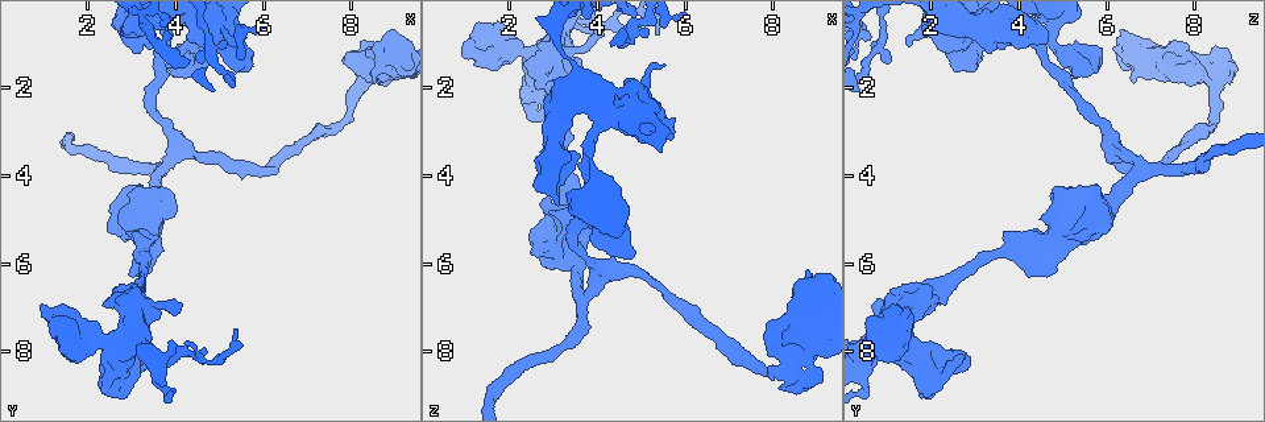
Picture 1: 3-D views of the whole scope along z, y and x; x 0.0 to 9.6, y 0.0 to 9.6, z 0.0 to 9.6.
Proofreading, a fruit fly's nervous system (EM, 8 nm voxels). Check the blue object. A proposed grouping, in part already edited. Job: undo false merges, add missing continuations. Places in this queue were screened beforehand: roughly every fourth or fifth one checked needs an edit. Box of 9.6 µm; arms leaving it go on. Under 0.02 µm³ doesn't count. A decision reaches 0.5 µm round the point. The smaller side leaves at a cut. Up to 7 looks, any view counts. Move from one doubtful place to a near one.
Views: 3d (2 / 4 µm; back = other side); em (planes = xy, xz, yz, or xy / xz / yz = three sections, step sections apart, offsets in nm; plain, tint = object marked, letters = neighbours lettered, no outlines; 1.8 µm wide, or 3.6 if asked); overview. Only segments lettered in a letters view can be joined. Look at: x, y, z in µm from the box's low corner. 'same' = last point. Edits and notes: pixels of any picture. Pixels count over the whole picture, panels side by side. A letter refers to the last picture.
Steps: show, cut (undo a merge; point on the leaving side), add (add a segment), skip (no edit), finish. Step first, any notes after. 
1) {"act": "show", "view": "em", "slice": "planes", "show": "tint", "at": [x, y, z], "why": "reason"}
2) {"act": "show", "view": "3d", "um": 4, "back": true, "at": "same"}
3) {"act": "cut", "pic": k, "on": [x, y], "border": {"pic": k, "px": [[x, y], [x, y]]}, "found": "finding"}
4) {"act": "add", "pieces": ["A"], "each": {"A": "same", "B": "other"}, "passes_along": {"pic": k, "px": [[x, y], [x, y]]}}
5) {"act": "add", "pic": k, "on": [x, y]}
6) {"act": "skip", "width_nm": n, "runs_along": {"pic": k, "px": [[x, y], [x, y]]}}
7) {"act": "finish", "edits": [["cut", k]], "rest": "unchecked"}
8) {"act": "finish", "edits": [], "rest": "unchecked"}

{"act": "show", "view": "em", "slice": "planes", "show": "letters", "at": [8.20, 1.70, 8.75], "why": "an open end"}

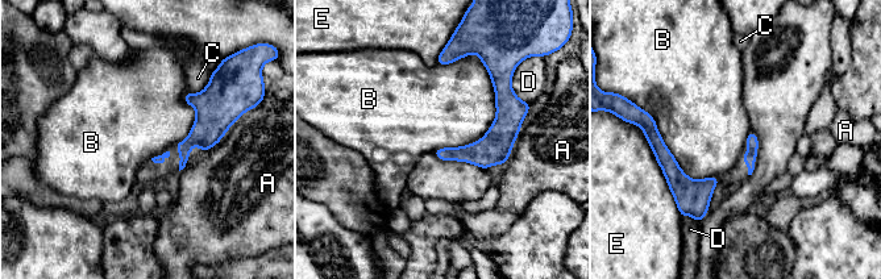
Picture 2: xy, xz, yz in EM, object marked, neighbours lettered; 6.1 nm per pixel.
{"act": "skip", "each": {"A": "other", "B": "other", "C": "other", "D": "other", "E": "other"}, "runs_along": {"pic": 2, "px": [[495, 82], [503, 128], [441, 155]]}, "found": "no lettered segment goes on from it"}

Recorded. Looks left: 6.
{"act": "show", "view": "em", "slice": "planes", "show": "letters", "at": [4.75, 1.15, 5.80], "why": "branch stops here"}

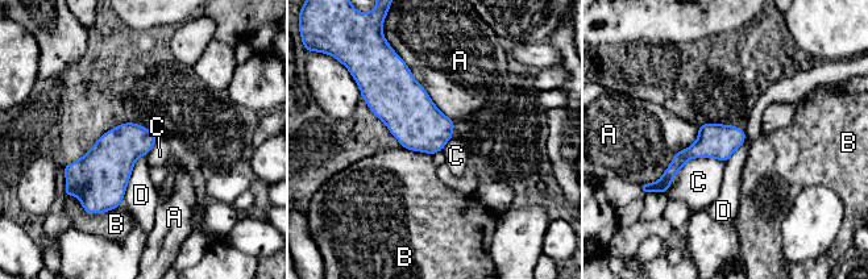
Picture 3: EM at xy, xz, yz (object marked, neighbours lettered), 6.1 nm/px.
{"act": "skip", "width_nm": 220, "each": {"A": "other", "B": "other", "C": "other", "D": "other"}, "runs_along": {"pic": 3, "px": [[742, 133], [688, 153], [665, 182]]}, "found": "no lettered segment goes on from it"}

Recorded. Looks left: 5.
{"act": "show", "view": "3d", "um": 4, "at": [4.75, 1.05, 0.90], "why": "arms part here"}

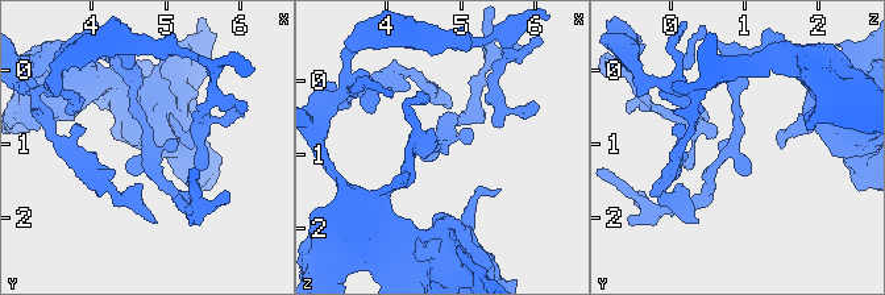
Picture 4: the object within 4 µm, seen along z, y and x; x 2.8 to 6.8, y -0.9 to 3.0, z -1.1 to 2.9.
{"act": "show", "view": "em", "slice": "xz", "step": 8, "show": "tint", "at": [4.75, 1.15, 0.85], "why": "need the tissue"}

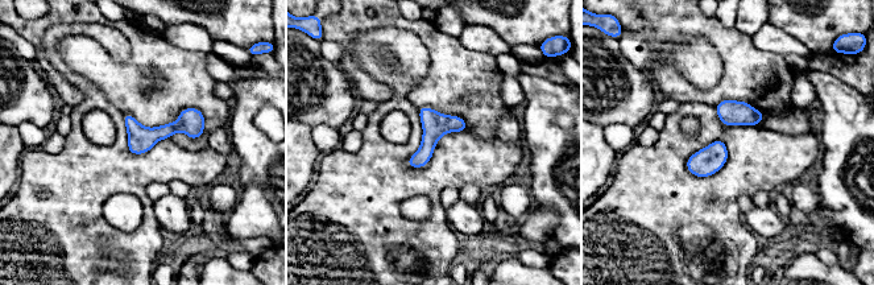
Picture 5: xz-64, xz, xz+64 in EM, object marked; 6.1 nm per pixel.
{"act": "show", "view": "em", "slice": "planes", "show": "letters", "at": "same"}

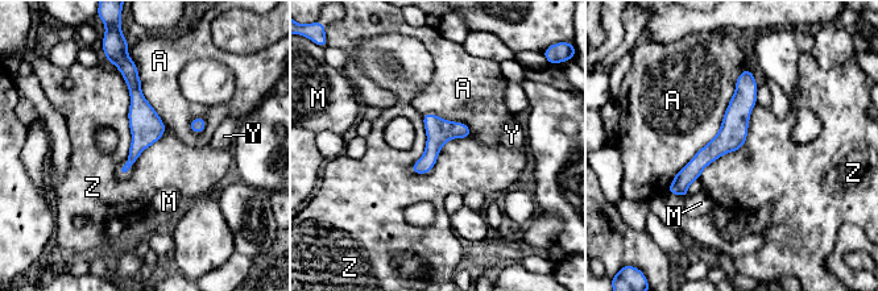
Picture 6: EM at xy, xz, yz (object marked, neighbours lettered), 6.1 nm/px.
{"act": "skip", "each": {"A": "other", "M": "other", "Y": "other", "Z": "other"}, "runs_along": {"pic": 6, "px": [[746, 74], [734, 128], [673, 190]]}, "found": "continuous, no second neuron"}

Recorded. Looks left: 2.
{"act": "finish", "edits": [], "rest": "unchecked"}

